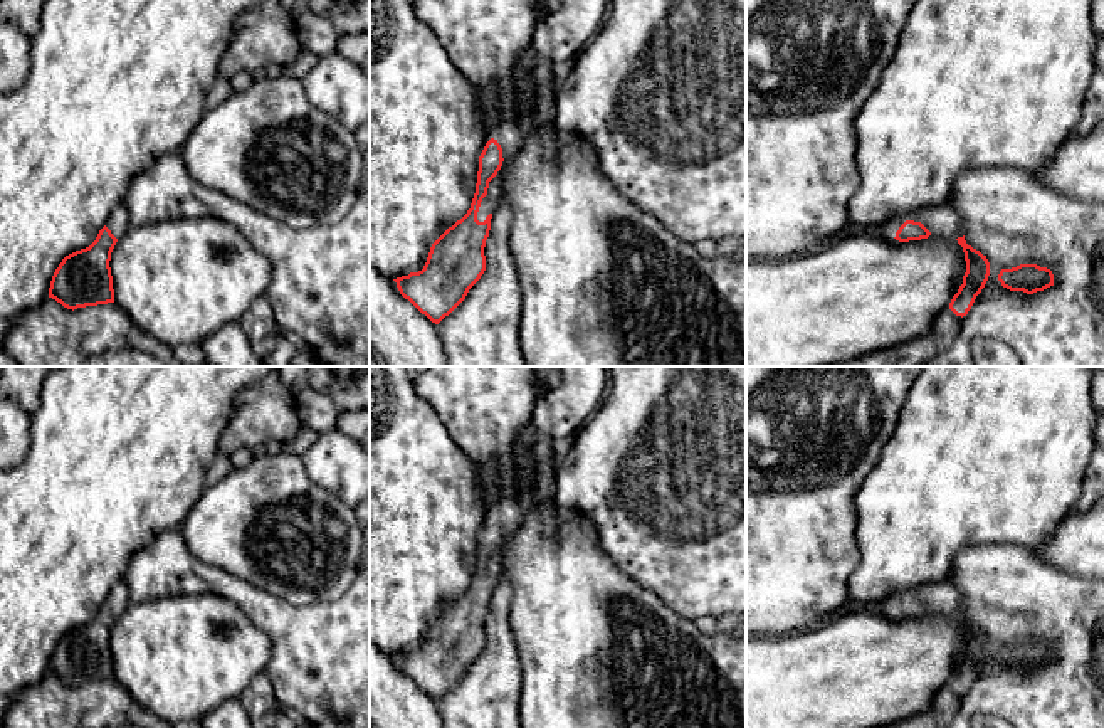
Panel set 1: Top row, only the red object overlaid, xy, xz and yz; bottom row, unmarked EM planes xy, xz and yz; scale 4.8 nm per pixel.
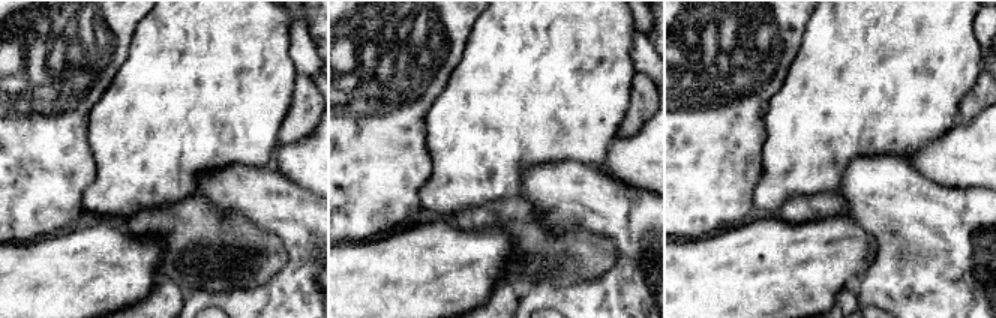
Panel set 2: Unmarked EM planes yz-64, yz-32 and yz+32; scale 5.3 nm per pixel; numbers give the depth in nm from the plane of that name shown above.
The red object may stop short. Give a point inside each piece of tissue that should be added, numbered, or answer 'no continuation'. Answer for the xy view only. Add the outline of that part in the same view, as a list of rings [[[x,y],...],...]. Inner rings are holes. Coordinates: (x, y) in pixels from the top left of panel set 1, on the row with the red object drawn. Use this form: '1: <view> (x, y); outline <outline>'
1: xy (118, 222); outline [[[123,205],[116,207],[109,214],[109,217],[106,220],[106,227],[111,230],[111,234],[116,239],[121,239],[131,229],[131,220],[129,220],[128,210]]]

